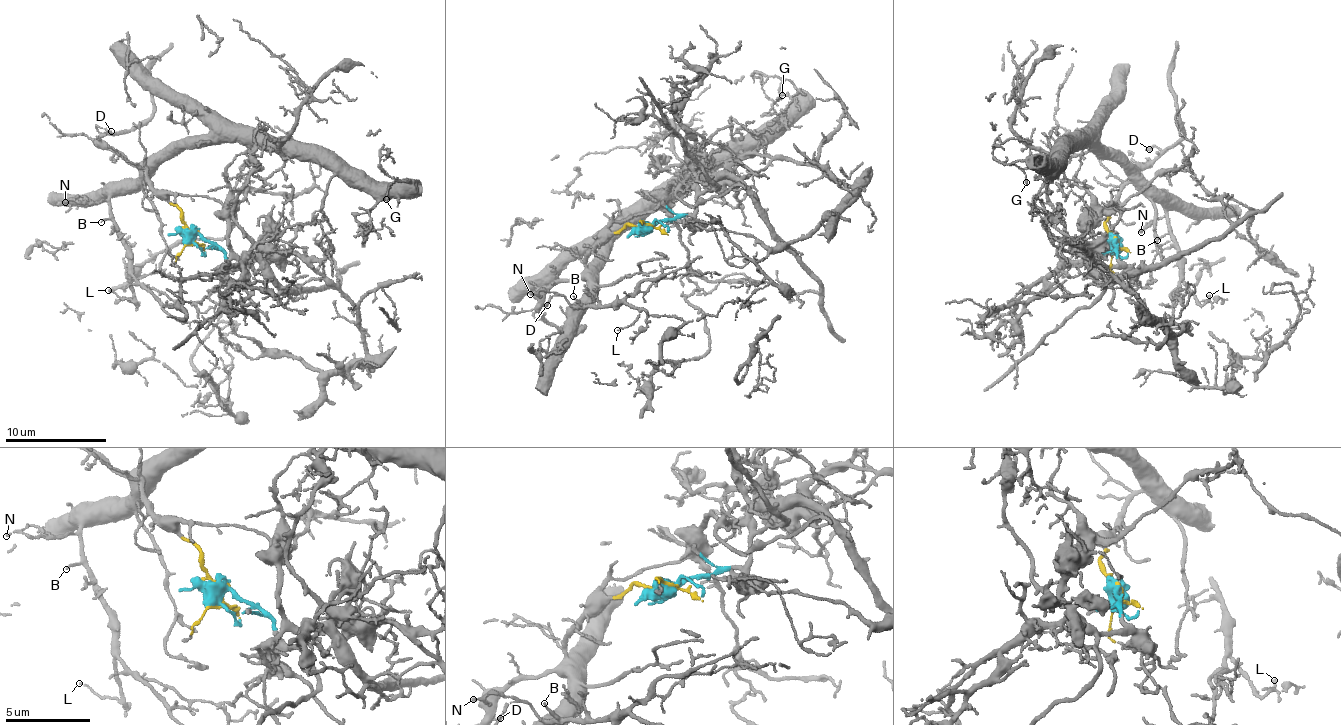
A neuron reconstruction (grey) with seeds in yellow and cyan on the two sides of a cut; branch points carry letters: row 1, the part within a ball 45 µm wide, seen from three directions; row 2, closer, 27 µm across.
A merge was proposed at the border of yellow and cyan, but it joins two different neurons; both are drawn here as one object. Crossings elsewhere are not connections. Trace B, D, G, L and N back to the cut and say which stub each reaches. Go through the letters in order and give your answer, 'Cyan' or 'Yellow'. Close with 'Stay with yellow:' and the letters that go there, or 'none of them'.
B: Yellow
D: Yellow
G: Yellow
L: Yellow
N: Yellow
Stay with yellow: B, D, G, L, N

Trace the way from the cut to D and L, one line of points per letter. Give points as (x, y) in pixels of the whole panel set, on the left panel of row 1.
D: (195, 232), (176, 205), (147, 179), (147, 168), (102, 145), (96, 125), (111, 131)
L: (195, 232), (154, 188), (147, 168), (110, 197), (132, 297), (108, 291)

